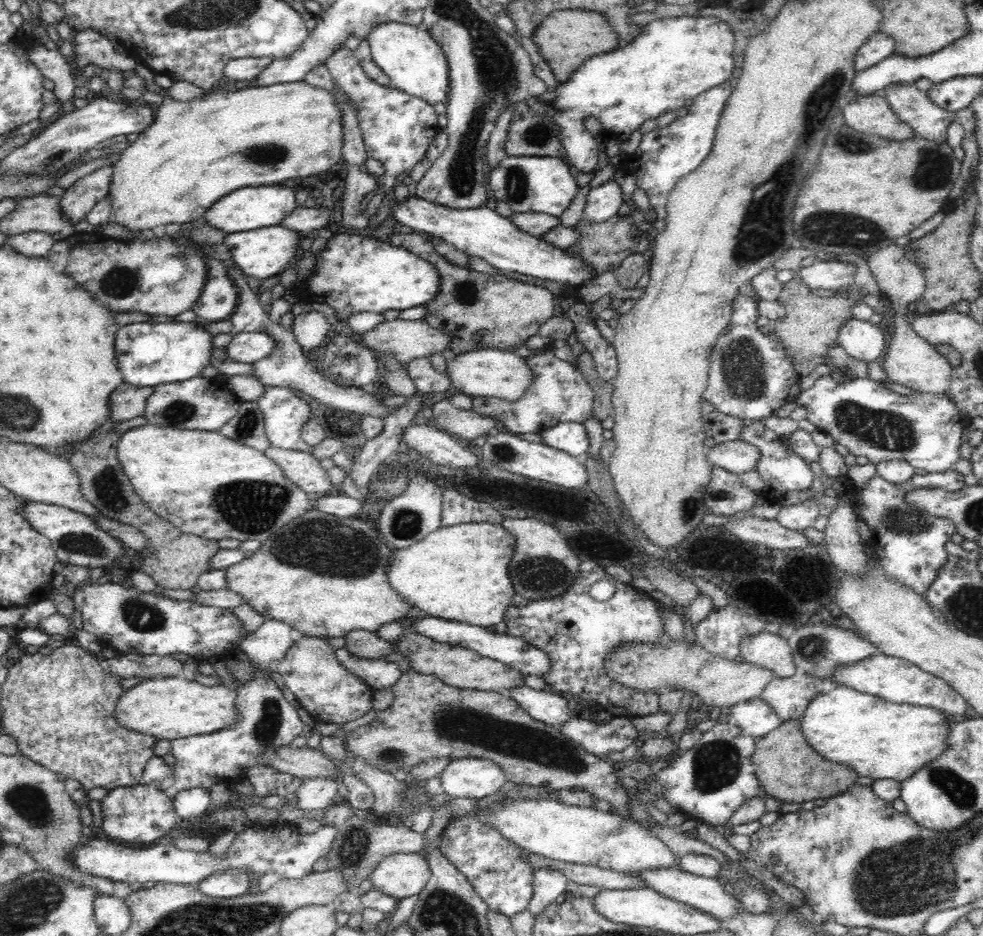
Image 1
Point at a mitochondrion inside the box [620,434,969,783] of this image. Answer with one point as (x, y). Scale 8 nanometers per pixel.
(901, 521)

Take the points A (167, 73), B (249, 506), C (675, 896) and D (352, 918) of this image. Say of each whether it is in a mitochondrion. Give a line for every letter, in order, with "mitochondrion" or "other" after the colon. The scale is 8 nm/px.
A: other
B: mitochondrion
C: other
D: other

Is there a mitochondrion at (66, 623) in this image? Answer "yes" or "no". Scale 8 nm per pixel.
no

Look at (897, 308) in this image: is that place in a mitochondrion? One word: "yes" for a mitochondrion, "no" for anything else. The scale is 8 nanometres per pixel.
no

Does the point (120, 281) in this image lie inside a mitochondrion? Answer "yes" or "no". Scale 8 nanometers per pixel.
yes

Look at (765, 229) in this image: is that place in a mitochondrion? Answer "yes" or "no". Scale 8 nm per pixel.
yes

